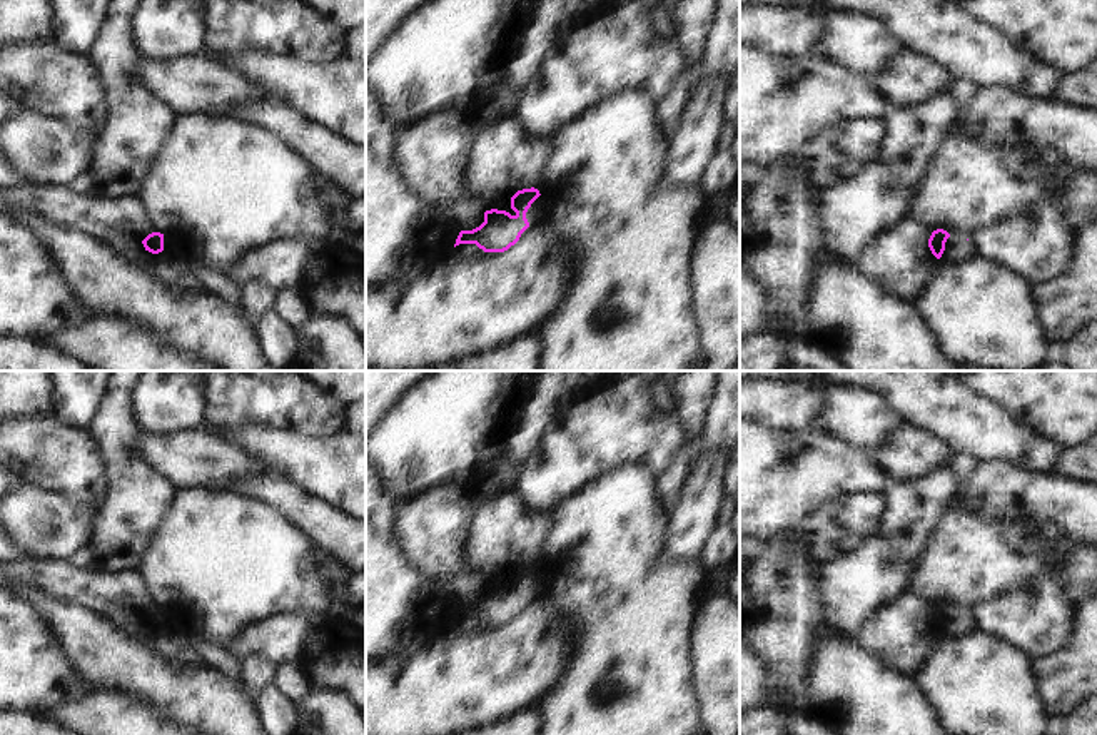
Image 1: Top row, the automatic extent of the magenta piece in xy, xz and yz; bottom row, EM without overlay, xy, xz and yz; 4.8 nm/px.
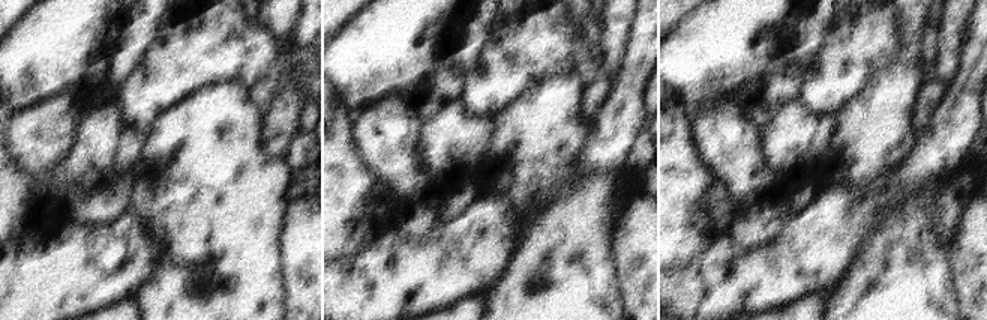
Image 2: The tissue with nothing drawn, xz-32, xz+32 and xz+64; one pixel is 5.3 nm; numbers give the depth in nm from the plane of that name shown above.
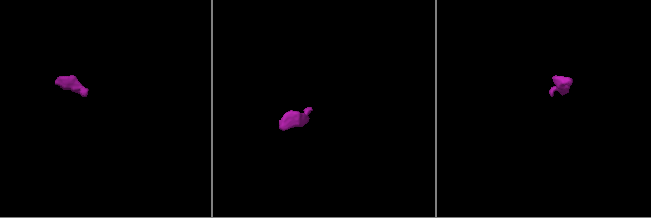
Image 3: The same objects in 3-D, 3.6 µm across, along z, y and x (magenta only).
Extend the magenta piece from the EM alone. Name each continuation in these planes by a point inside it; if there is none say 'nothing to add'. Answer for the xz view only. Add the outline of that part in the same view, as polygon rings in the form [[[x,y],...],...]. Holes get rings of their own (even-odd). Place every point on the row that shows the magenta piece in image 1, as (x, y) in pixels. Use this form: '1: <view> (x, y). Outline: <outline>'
nothing to add

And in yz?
1: yz (957, 251). Outline: [[[948,237],[940,261],[942,264],[960,266],[962,262],[967,262],[972,257],[972,247],[967,241],[958,237]]]

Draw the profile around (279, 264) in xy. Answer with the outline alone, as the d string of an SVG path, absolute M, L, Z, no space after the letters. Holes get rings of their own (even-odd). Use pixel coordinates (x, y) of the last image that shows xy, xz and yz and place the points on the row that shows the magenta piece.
M301 237L279 239L247 254L225 276L239 287L245 282L260 282L274 289L294 289L302 271L322 251L324 244Z

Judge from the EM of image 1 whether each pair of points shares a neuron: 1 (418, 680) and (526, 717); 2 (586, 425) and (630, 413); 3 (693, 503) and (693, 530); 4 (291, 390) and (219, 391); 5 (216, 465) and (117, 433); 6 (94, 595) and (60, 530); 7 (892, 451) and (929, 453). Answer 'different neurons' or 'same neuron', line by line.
1: different neurons
2: same neuron
3: same neuron
4: same neuron
5: different neurons
6: different neurons
7: same neuron

